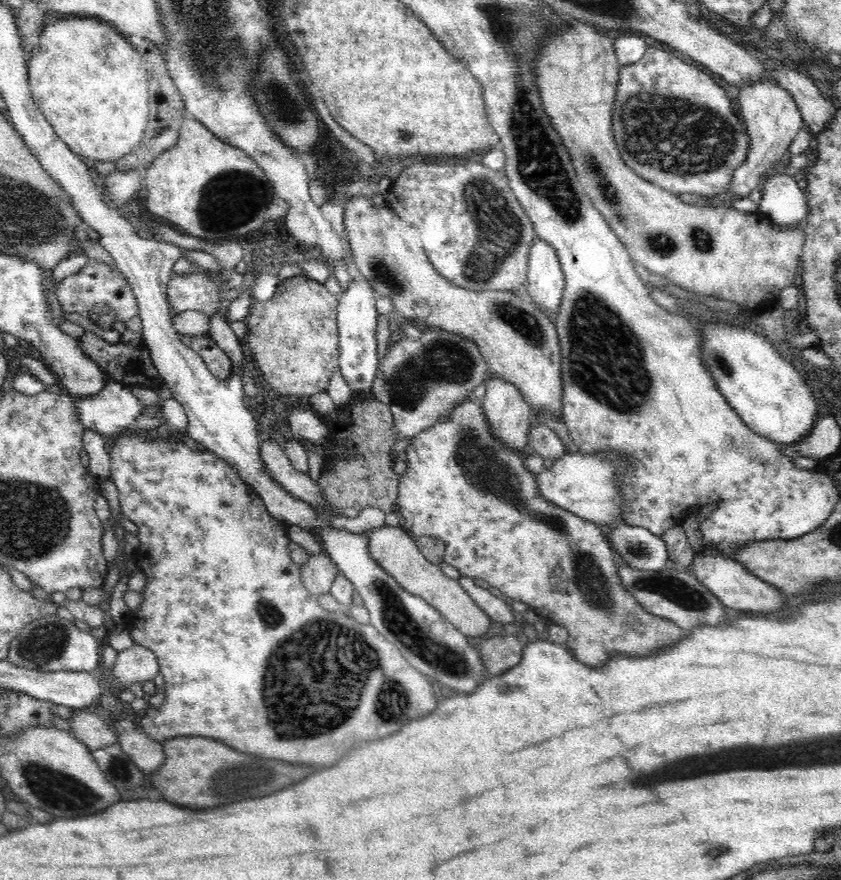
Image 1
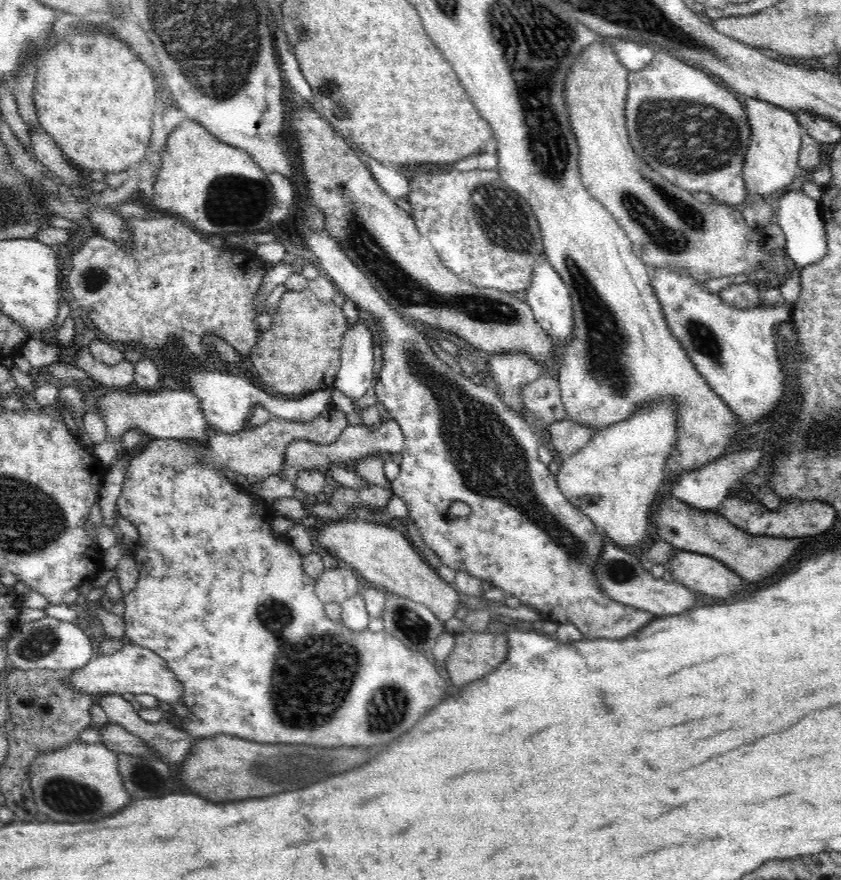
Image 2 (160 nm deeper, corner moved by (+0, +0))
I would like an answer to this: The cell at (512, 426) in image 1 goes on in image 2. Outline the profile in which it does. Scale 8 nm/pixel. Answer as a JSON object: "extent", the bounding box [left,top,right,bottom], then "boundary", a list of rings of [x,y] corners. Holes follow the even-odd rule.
{"extent":[489,351,546,416],"boundary":[[[520,351],[493,354],[489,357],[489,363],[492,369],[491,385],[506,405],[523,416],[522,387],[546,374],[544,365]]]}

